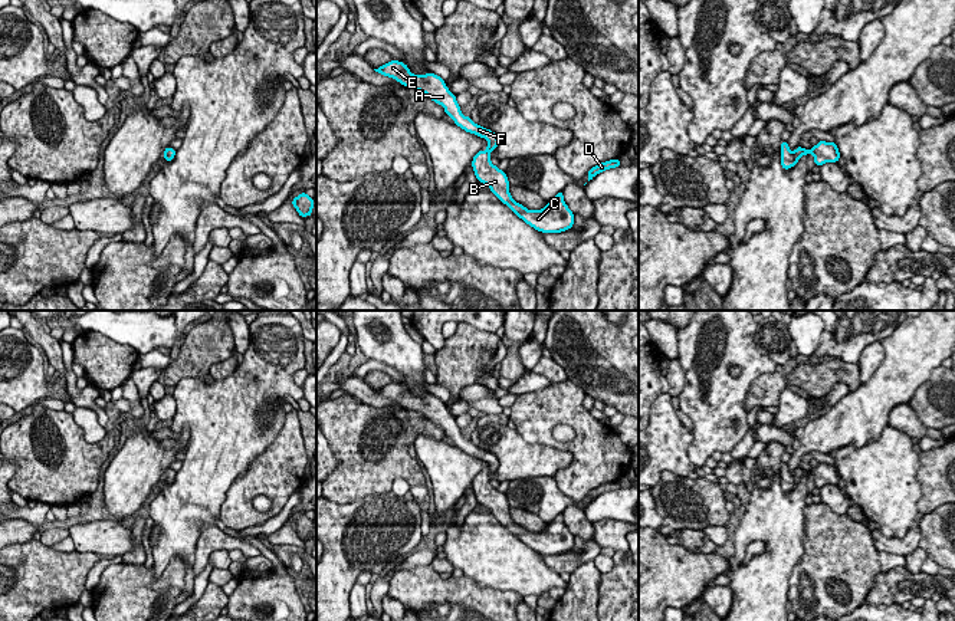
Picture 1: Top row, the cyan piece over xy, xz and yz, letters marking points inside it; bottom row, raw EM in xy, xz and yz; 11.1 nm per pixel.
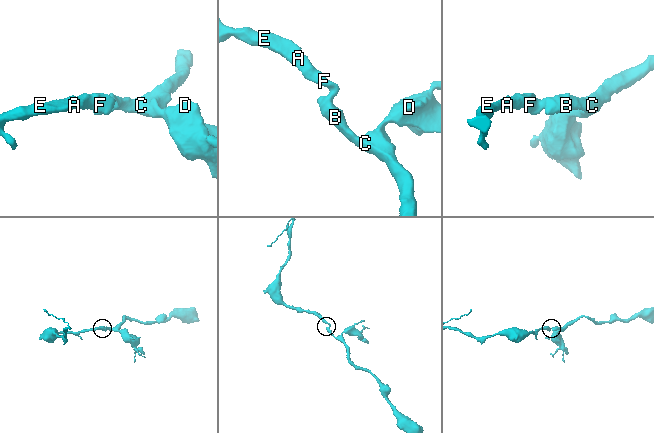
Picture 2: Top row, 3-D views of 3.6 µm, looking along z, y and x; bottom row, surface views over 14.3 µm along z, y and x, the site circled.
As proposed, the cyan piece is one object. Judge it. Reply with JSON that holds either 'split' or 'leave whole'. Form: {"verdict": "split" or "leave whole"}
{"verdict": "leave whole"}

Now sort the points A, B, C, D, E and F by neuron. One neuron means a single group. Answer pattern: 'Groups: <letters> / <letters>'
Groups: A B C D E F

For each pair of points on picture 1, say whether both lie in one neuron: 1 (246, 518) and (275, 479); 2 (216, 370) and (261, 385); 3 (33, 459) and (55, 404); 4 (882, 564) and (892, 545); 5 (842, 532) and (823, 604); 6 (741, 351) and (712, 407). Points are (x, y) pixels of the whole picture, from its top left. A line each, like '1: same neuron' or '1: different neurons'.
1: same neuron
2: different neurons
3: different neurons
4: different neurons
5: same neuron
6: same neuron

